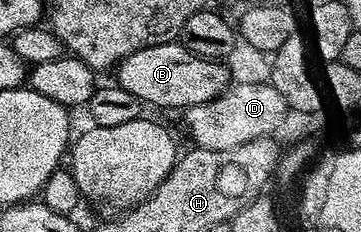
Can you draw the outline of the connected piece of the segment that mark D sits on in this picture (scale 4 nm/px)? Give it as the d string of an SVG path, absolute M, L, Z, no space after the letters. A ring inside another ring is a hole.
M268 82L254 85L234 84L216 98L185 109L186 128L195 145L208 150L231 150L241 143L277 133L288 109L276 89Z

